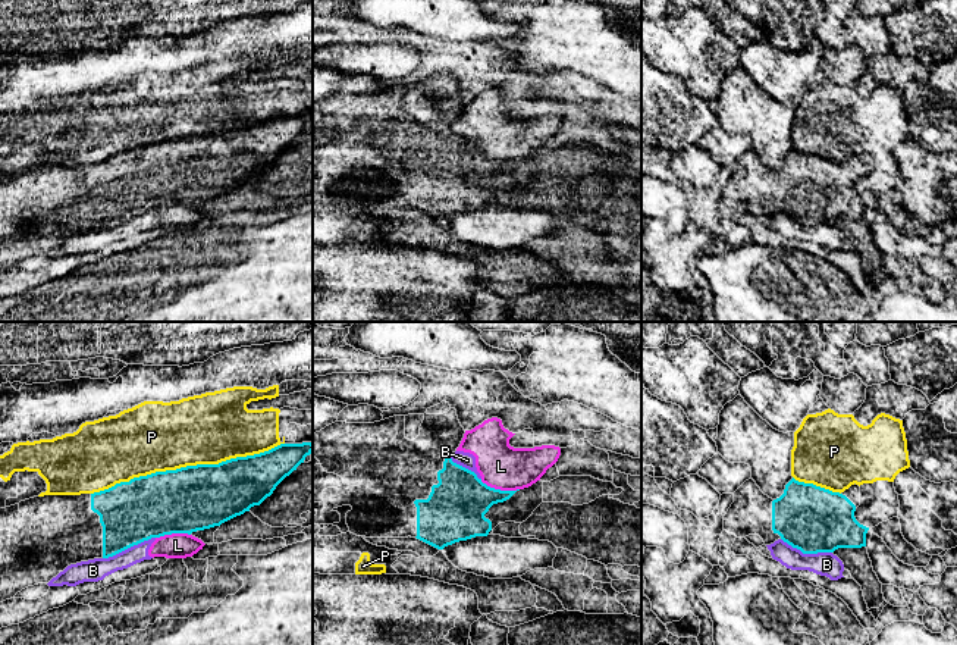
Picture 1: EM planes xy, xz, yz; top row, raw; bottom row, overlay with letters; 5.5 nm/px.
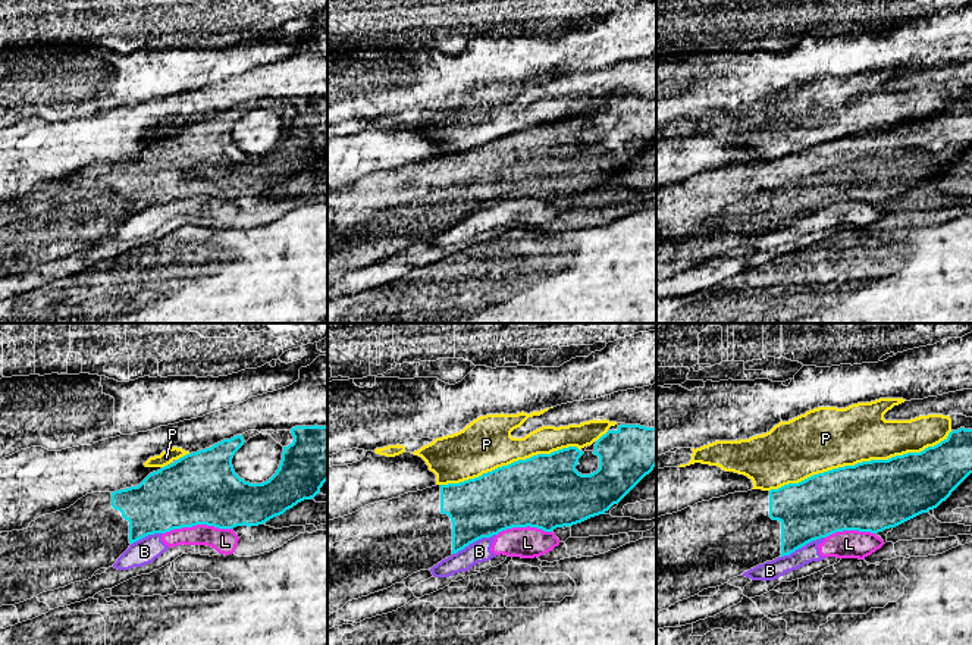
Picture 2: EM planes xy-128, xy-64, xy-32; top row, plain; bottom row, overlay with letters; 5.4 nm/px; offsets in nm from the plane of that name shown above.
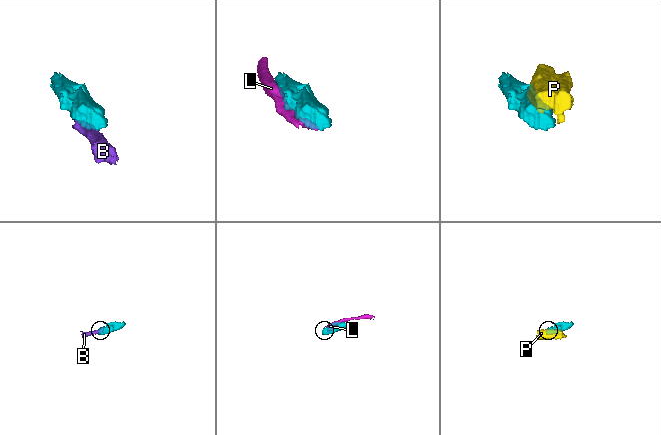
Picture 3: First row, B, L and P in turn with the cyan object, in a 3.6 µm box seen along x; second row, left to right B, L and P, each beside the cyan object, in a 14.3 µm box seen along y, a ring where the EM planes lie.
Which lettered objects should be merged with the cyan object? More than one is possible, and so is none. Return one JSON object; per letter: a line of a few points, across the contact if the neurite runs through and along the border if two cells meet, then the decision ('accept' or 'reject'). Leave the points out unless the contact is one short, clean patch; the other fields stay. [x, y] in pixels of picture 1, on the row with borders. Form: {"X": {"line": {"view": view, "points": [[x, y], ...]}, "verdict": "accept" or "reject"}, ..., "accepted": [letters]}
{"B": {"verdict": "reject"}, "L": {"verdict": "reject"}, "P": {"verdict": "reject"}, "accepted": []}

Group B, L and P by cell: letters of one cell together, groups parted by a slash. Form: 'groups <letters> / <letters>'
groups B L / P

